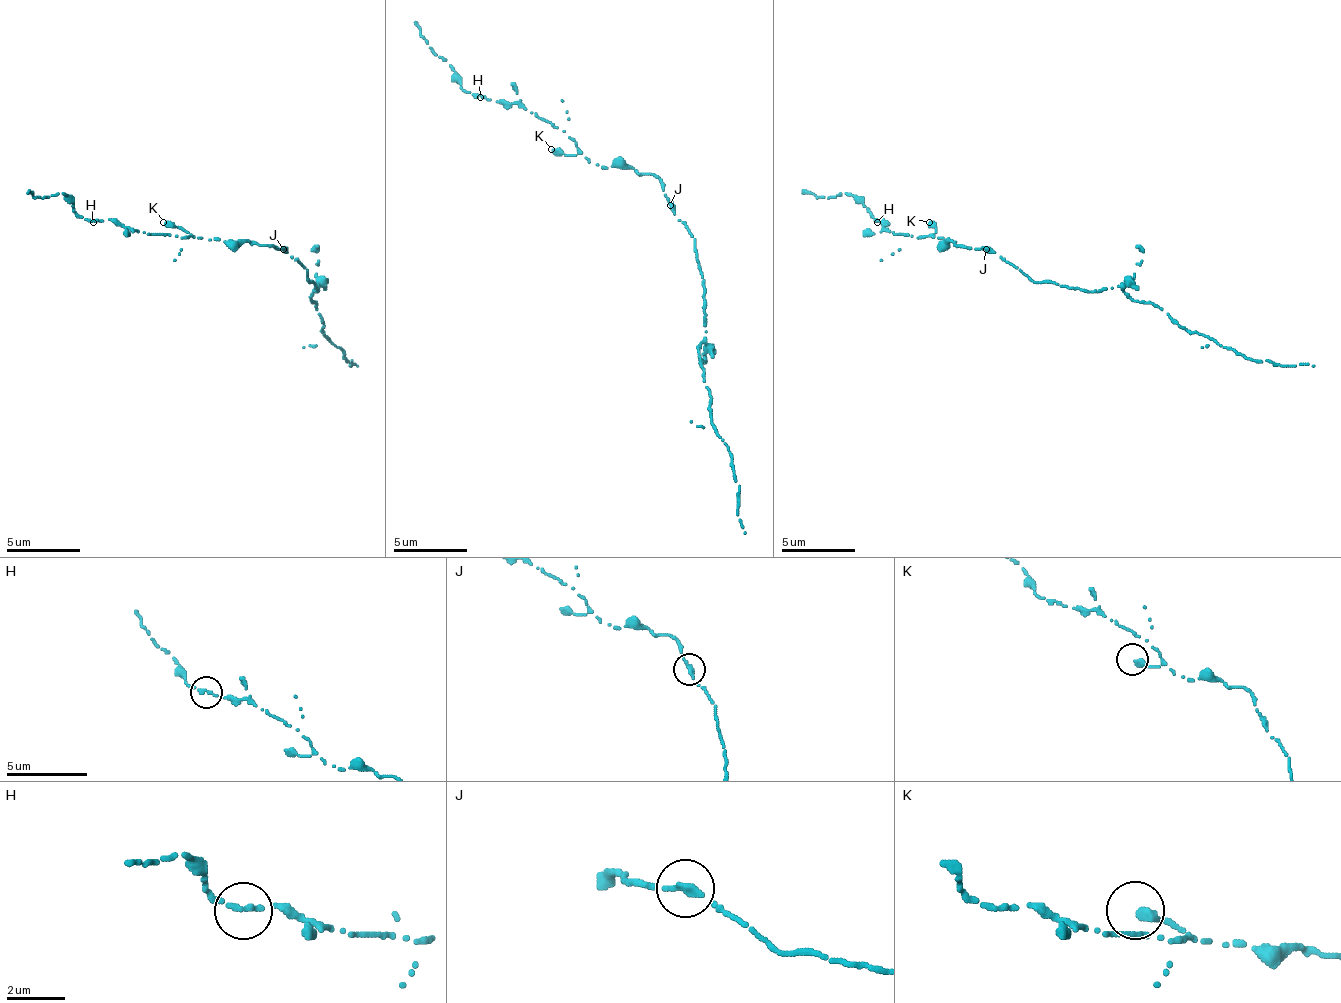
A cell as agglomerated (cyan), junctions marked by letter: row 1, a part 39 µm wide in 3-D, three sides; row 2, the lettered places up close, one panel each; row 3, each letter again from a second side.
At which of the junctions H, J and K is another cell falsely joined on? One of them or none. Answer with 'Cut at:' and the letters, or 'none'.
Cut at: J

